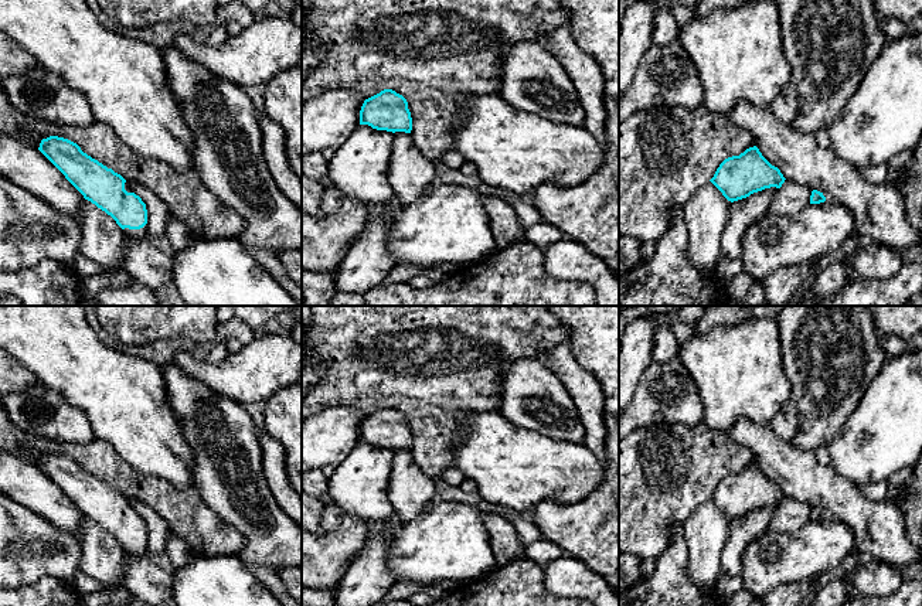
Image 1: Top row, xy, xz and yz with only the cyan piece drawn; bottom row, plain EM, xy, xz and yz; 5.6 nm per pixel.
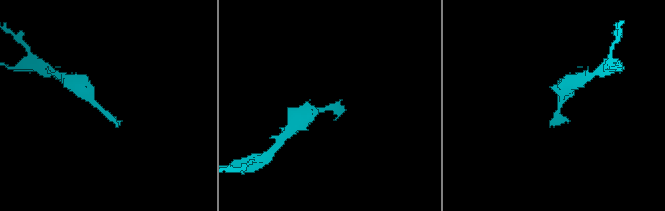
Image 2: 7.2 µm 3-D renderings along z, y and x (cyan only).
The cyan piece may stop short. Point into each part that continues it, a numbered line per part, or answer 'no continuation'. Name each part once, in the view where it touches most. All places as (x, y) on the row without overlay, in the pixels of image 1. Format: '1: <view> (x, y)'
1: xy (138, 551)

